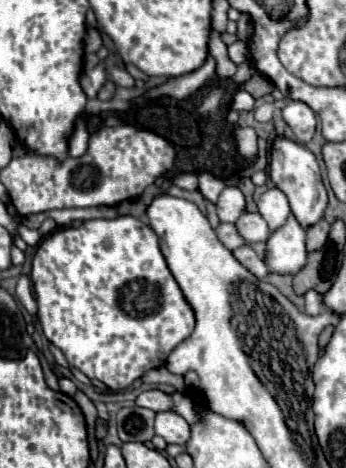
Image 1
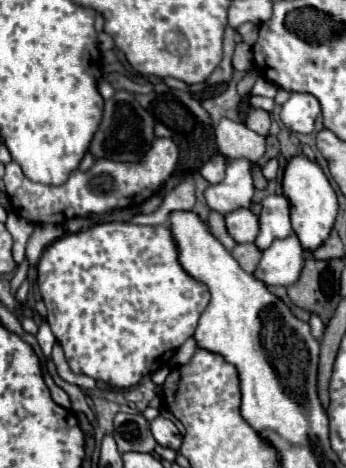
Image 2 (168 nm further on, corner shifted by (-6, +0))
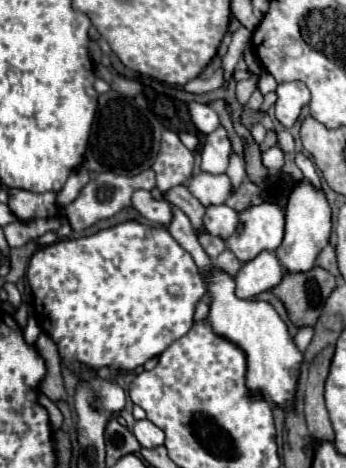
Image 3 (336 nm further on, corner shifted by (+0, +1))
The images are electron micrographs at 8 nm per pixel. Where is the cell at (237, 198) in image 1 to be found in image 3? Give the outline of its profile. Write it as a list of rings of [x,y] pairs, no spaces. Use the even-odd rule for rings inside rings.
[[[194,175],[188,183],[188,191],[204,205],[220,205],[232,195],[232,183],[228,175]]]

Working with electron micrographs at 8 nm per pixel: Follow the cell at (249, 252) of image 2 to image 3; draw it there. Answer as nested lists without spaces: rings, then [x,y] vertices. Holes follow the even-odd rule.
[[[226,249],[222,255],[218,255],[218,257],[216,257],[216,267],[224,269],[226,273],[230,273],[230,275],[234,277],[234,275],[240,271],[242,263],[238,261],[238,257],[236,257],[230,249]]]

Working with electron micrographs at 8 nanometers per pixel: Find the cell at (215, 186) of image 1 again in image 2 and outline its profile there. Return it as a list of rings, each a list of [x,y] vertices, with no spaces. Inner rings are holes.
[[[214,154],[204,166],[202,166],[202,176],[210,182],[210,184],[218,184],[224,178],[224,170],[226,170],[226,156],[224,154]]]

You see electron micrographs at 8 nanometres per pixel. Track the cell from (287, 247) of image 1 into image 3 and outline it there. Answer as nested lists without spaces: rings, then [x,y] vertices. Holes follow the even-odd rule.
[[[262,251],[252,261],[244,263],[236,281],[236,295],[242,299],[254,299],[262,291],[274,289],[284,275],[282,263],[278,263],[278,255],[274,251]]]

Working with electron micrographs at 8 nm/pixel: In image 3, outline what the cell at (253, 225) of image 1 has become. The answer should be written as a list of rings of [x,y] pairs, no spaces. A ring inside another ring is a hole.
[[[210,205],[206,207],[204,227],[210,235],[228,239],[238,229],[238,211],[228,205]]]

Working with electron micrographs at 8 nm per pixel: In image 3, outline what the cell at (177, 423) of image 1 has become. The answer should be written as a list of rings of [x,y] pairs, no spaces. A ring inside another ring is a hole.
[[[148,419],[136,421],[132,431],[142,447],[160,447],[164,443],[164,431],[160,427],[154,427],[154,423],[150,423]]]

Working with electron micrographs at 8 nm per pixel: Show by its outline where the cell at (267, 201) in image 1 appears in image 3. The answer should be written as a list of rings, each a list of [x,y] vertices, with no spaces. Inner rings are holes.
[[[260,203],[240,213],[240,225],[232,237],[226,239],[228,249],[246,263],[260,251],[274,251],[284,237],[284,213],[276,203]]]

